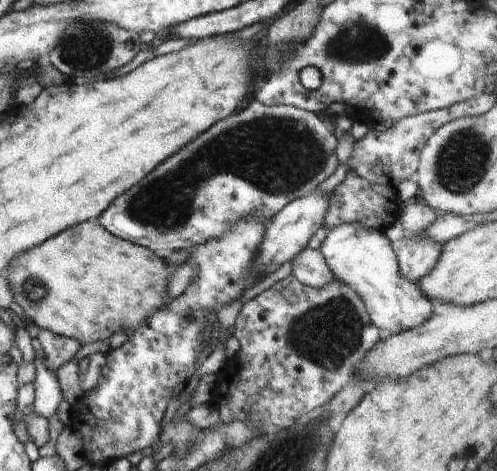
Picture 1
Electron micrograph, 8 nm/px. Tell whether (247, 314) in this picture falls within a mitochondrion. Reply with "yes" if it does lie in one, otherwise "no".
no

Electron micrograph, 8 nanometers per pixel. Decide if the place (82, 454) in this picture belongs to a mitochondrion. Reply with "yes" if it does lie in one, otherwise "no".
no

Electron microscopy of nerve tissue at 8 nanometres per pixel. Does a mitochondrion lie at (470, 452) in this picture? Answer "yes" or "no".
no

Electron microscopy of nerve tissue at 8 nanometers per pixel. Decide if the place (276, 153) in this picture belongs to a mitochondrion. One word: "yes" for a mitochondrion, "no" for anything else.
yes

